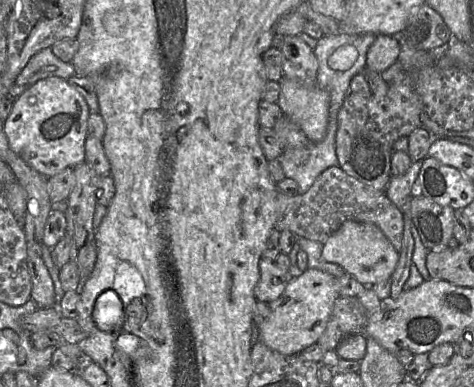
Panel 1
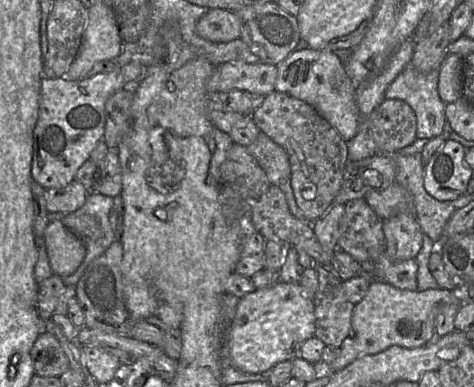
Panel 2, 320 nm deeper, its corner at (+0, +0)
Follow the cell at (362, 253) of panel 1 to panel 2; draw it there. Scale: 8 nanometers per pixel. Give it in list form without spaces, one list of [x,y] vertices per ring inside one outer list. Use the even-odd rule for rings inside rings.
[[[384,252],[375,259],[372,265],[374,280],[382,280],[403,290],[417,290],[418,266],[415,259],[393,262]]]

